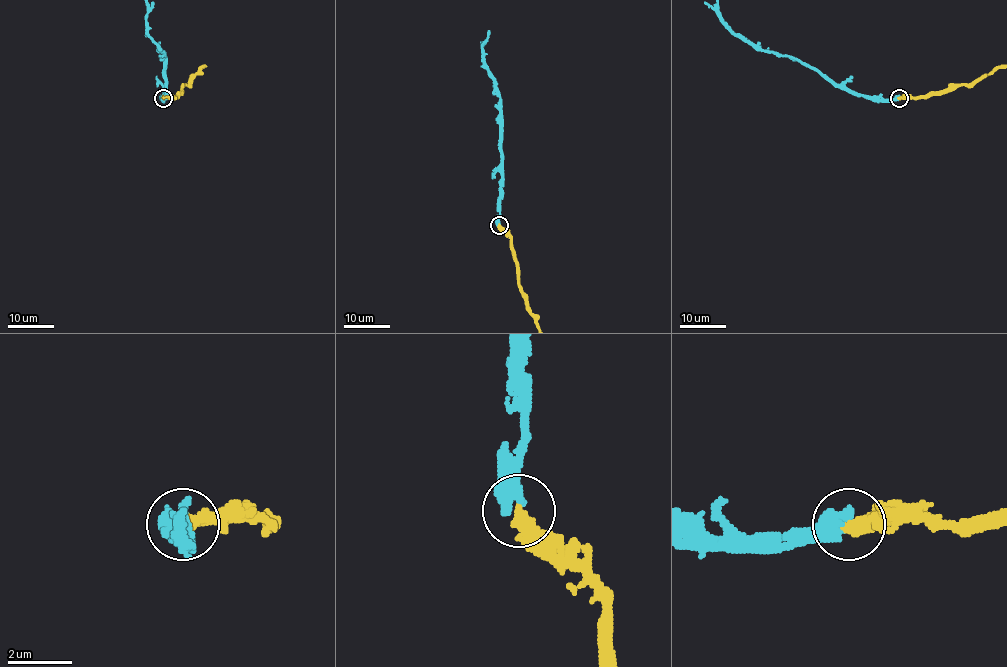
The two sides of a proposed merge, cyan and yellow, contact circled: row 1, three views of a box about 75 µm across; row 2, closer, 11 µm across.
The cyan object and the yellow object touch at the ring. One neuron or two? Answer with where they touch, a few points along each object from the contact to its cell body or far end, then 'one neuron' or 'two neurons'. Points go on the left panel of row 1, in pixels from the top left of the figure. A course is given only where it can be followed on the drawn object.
place (163, 98); course cyan (163, 98), (165, 57), (148, 34); one neuron

